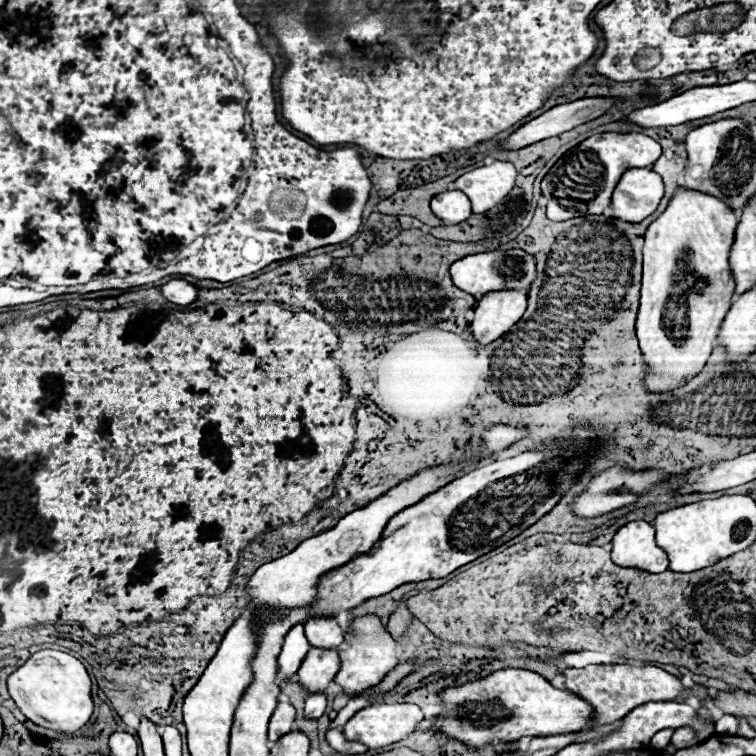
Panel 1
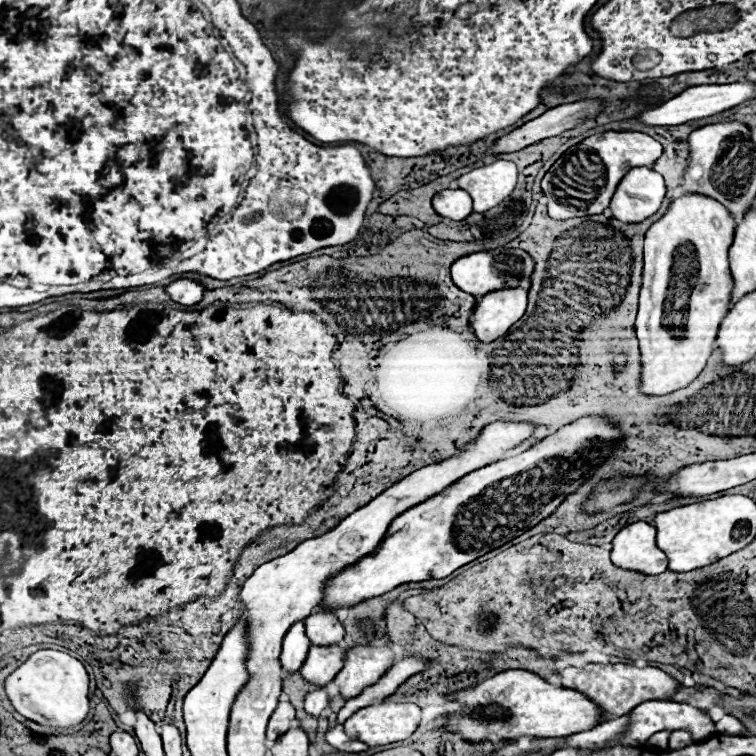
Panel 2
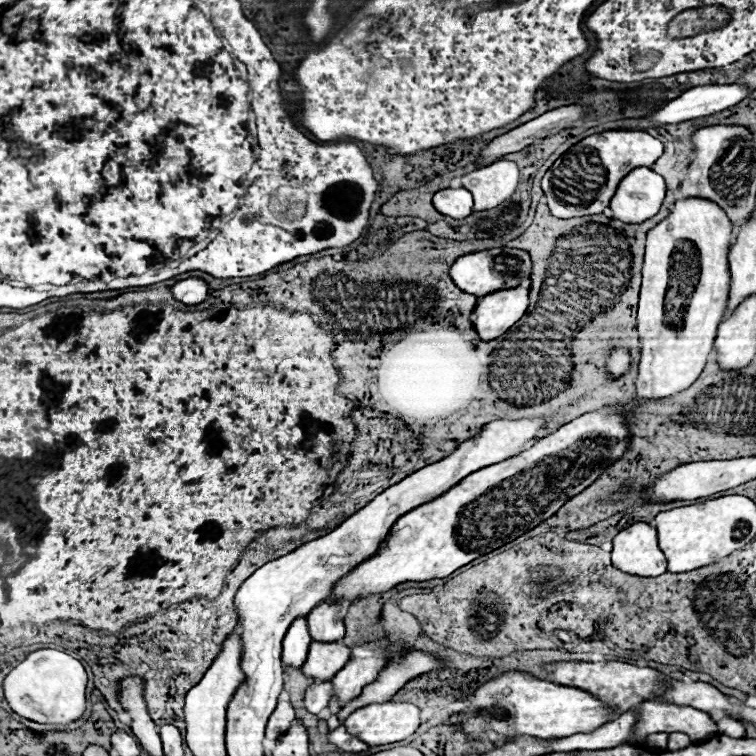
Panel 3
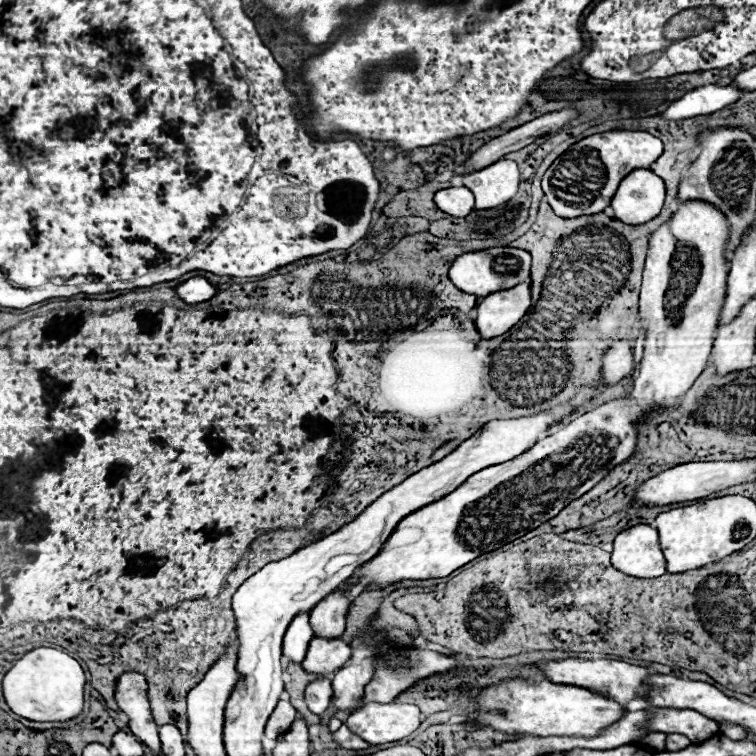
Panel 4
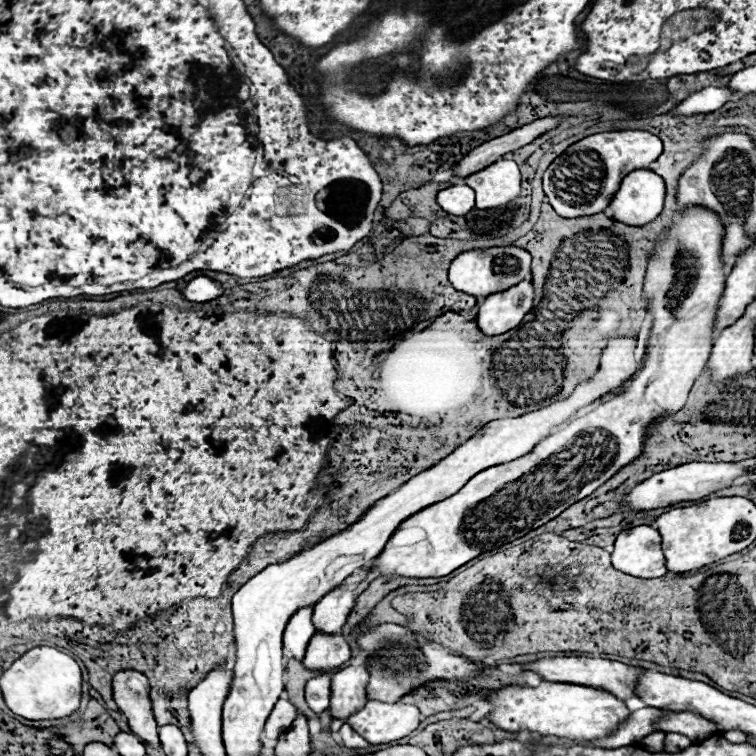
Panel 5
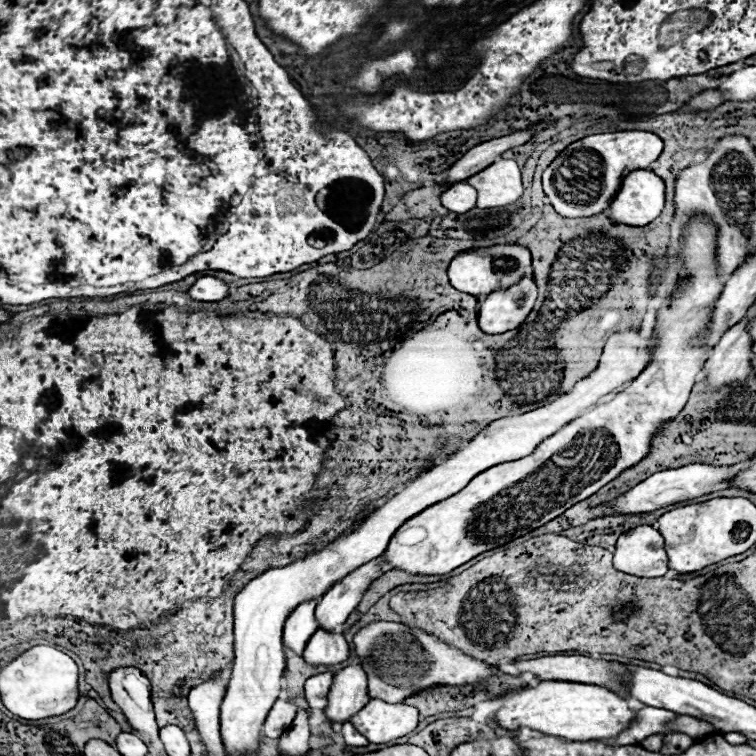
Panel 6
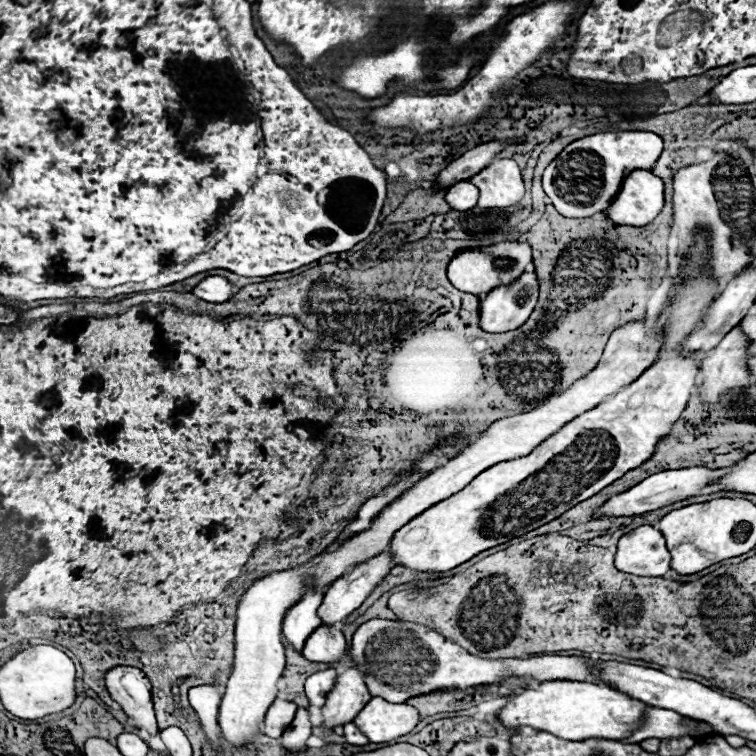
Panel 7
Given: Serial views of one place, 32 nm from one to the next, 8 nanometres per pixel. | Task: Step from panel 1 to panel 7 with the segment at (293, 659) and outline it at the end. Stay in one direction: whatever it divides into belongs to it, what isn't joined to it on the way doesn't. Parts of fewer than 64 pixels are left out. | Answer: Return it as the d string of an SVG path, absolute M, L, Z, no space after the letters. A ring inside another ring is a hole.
M322 592L318 594L306 594L298 604L294 604L286 618L284 618L284 638L290 646L294 646L294 650L302 652L304 642L308 640L308 636L320 626L320 618L316 614L320 602L322 602Z

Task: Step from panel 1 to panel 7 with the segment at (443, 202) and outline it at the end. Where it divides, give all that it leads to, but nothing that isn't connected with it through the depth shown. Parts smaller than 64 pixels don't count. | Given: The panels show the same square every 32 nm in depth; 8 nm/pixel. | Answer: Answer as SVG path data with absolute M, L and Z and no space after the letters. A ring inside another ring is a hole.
M460 180L454 186L448 188L448 192L444 194L444 202L458 212L470 210L476 206L478 202L478 190L474 184L470 184L468 180Z

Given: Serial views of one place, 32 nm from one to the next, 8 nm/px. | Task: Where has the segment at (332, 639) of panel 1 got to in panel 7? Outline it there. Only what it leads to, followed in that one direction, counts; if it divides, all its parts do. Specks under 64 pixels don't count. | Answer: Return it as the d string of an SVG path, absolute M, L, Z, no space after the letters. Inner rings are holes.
M382 552L380 556L374 556L368 562L354 566L348 574L336 580L324 592L324 600L318 606L322 624L340 626L348 618L348 614L352 614L364 602L374 586L384 580L390 570L392 558L388 556L388 552Z

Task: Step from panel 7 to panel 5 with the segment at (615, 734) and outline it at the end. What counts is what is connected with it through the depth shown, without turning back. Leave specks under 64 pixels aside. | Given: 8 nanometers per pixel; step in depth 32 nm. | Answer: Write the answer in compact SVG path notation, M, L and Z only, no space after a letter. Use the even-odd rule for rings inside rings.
M542 680L538 686L508 684L500 690L490 690L484 700L494 706L494 710L486 716L486 720L504 732L528 730L540 736L562 736L576 740L602 738L610 734L614 728L618 728L618 724L626 720L630 714L626 704L616 700L608 692L578 684L562 684L546 680Z

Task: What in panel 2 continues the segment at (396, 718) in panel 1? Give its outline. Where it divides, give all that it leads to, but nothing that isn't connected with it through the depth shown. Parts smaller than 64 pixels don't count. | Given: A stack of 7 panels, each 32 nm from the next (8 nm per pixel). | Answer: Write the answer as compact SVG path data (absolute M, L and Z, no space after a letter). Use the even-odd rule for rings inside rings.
M378 702L354 712L344 730L352 740L374 746L406 740L420 724L420 708L410 702Z

